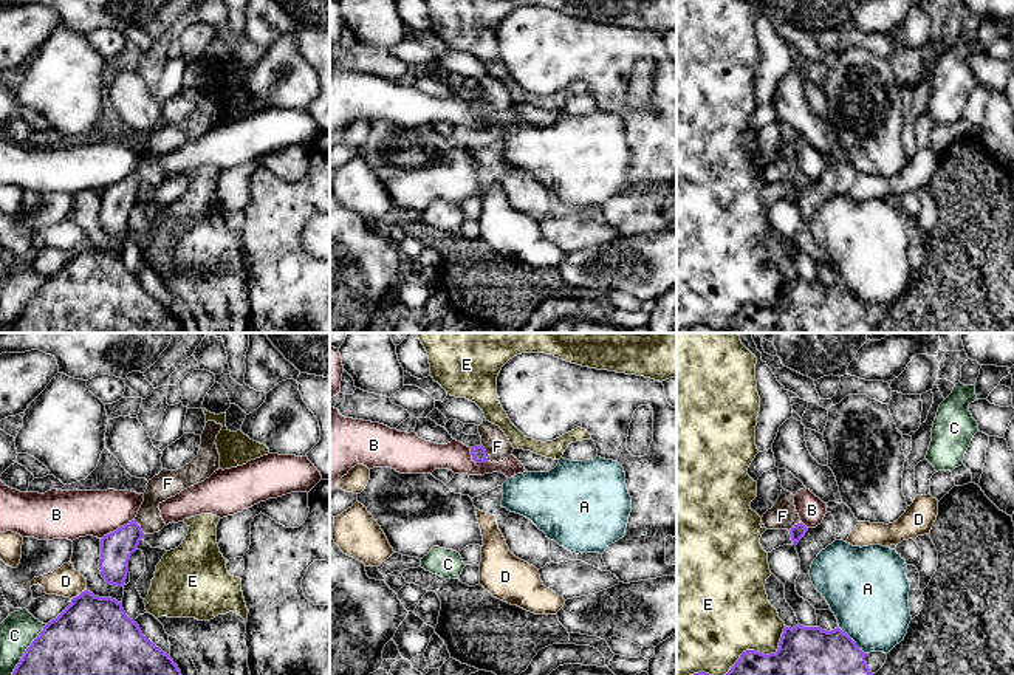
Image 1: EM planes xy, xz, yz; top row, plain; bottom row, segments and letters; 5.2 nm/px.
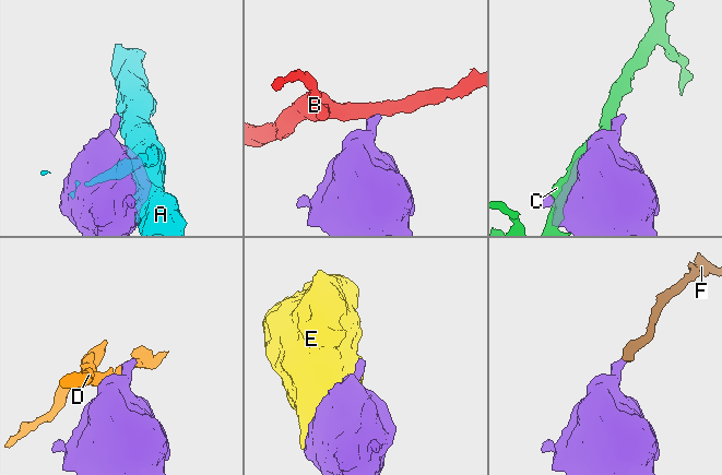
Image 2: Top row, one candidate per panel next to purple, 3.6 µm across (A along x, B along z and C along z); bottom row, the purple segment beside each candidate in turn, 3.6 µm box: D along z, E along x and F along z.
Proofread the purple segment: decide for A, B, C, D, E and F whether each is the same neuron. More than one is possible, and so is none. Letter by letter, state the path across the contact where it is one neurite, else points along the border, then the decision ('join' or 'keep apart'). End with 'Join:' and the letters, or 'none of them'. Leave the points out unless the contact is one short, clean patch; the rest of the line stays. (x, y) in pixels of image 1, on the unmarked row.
A: keep apart
B: border xy (133, 172), (101, 192); keep apart
C: keep apart
D: keep apart
E: keep apart
F: way xz (479, 107), (485, 106), (497, 99); join
Join: F

